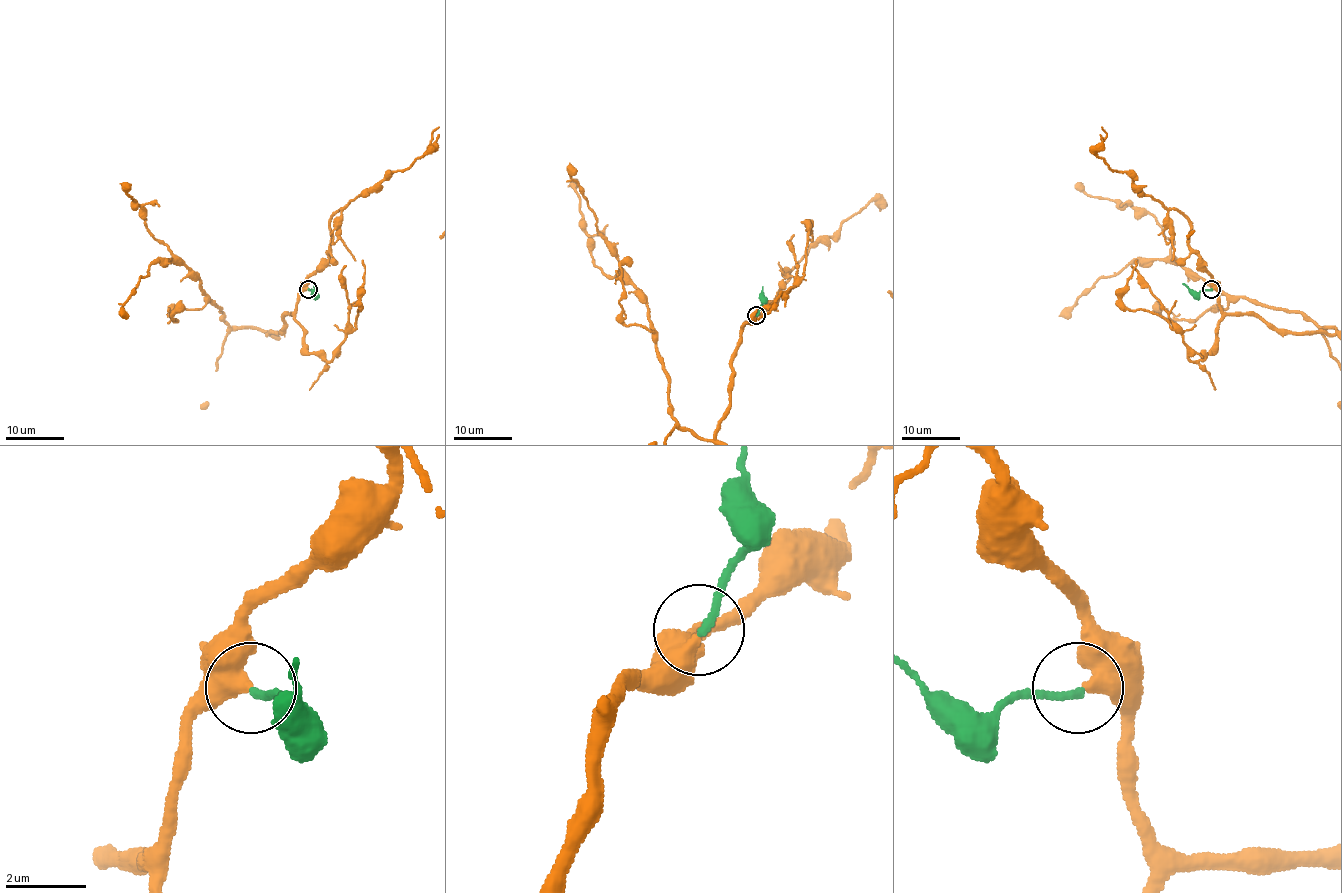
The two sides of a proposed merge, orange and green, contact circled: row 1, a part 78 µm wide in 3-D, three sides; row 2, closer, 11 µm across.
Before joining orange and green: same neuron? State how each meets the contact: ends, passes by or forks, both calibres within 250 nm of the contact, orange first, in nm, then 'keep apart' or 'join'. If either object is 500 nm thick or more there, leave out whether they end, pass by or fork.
orange ends | green ends | 460/200 nm | join

